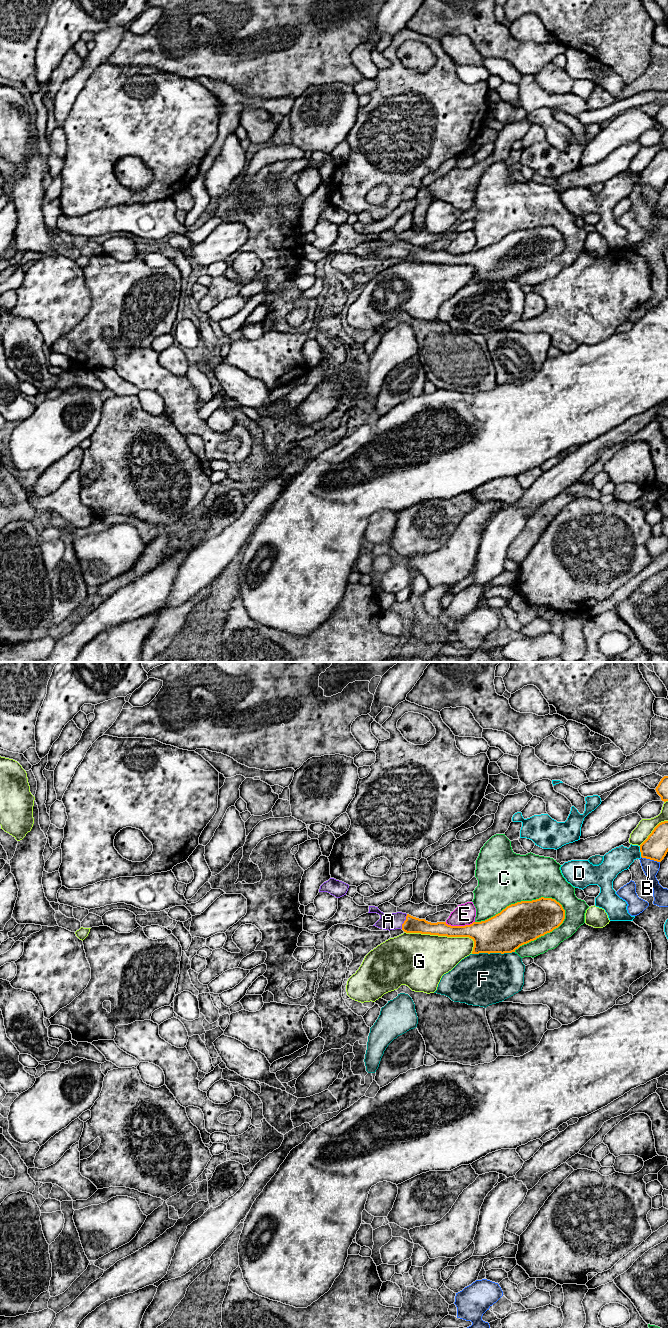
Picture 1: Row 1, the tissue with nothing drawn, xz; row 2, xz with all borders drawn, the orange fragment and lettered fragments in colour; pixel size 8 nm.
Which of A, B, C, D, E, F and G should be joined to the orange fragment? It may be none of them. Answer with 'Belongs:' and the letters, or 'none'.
Belongs: A

